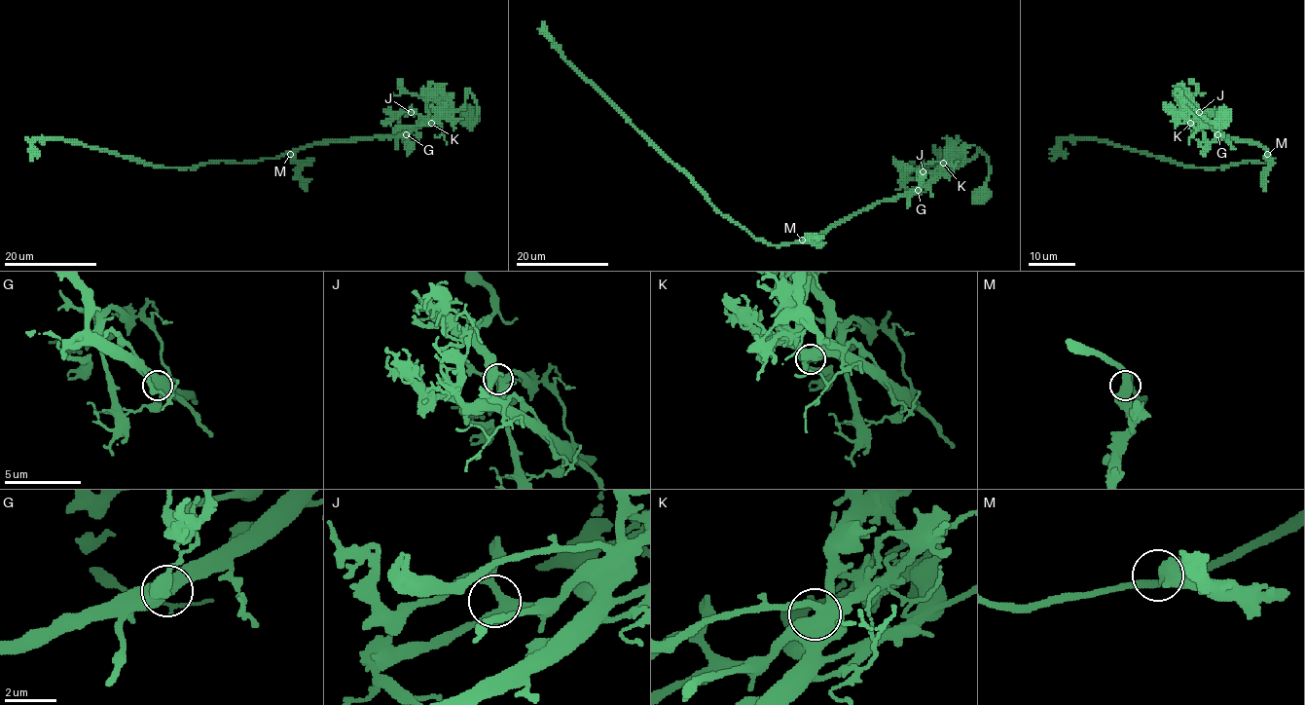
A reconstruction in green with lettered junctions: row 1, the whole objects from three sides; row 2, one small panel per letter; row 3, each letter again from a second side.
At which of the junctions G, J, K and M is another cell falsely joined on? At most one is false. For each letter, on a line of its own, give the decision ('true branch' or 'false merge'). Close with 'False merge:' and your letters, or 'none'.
G: false merge
J: true branch
K: true branch
M: true branch
False merge: G

